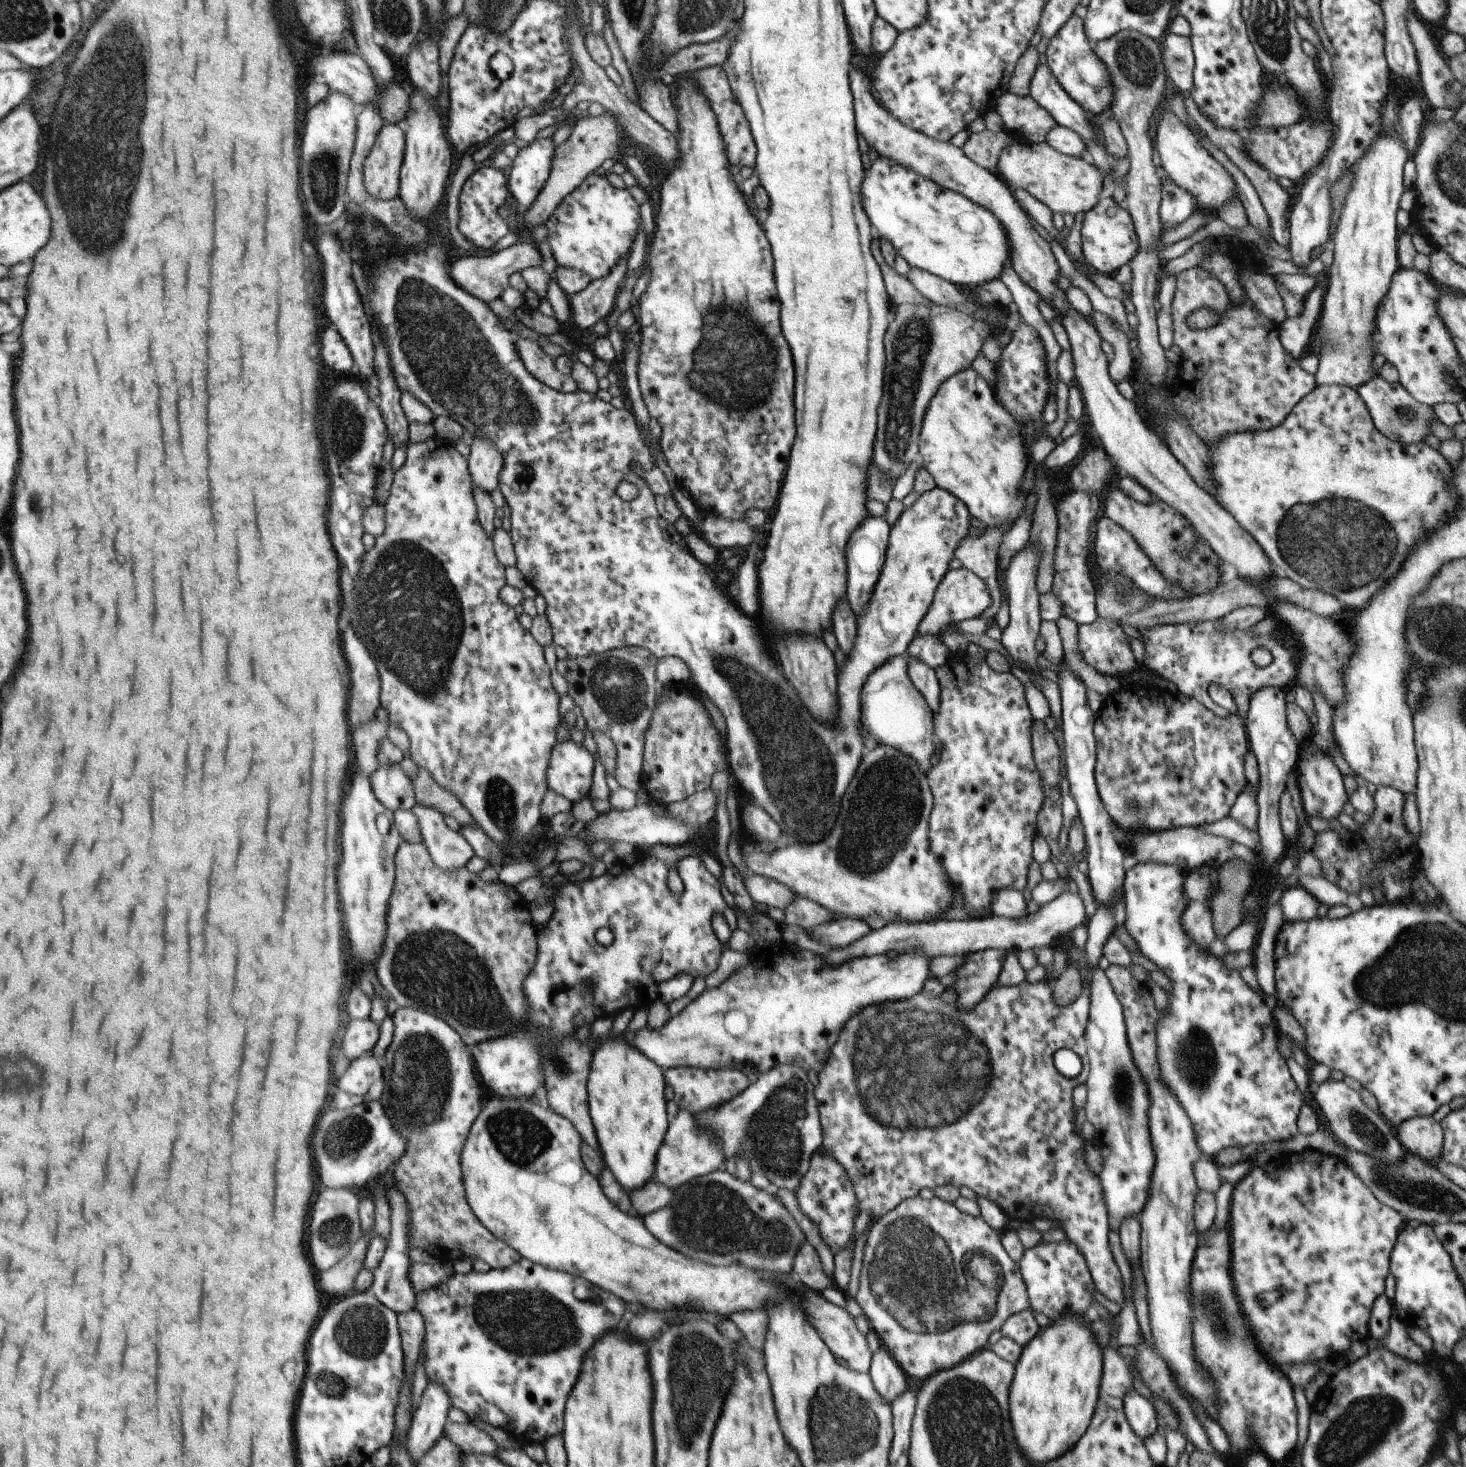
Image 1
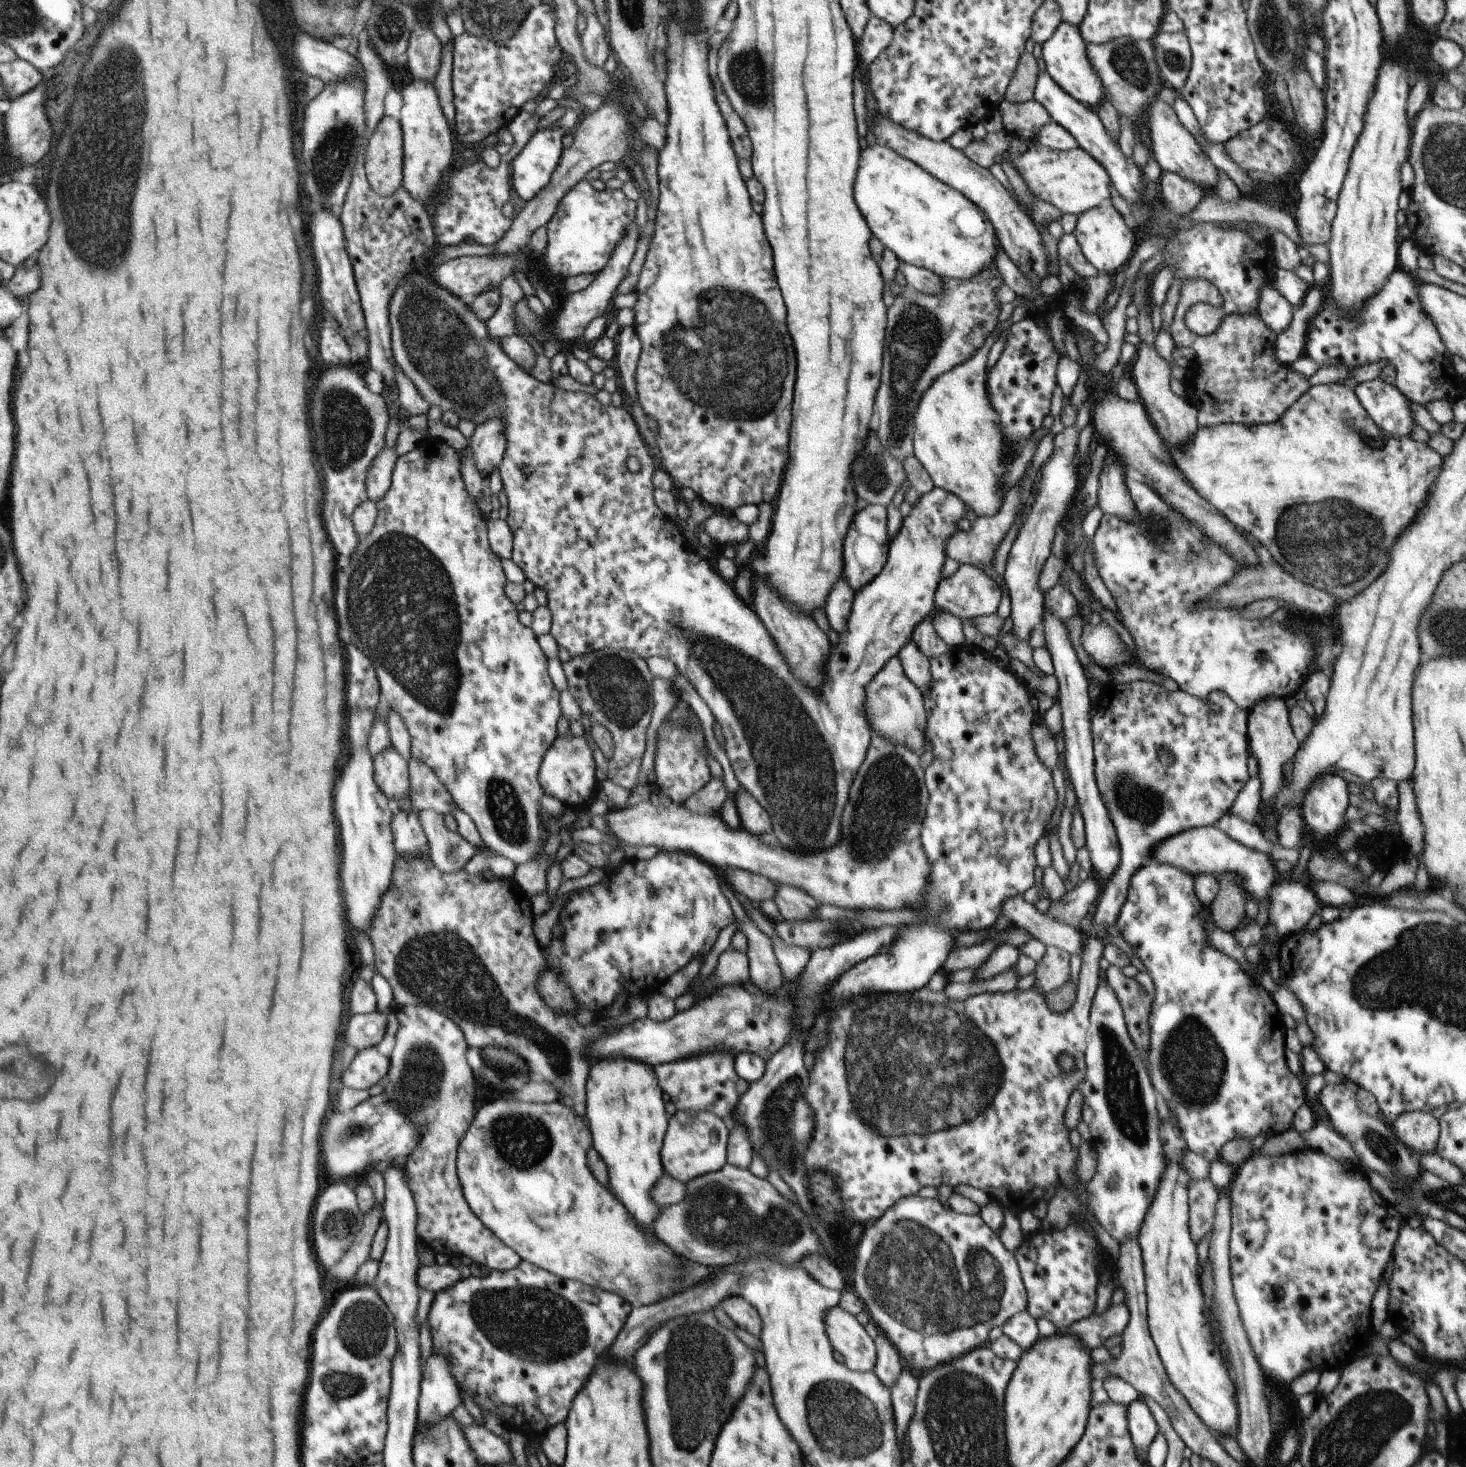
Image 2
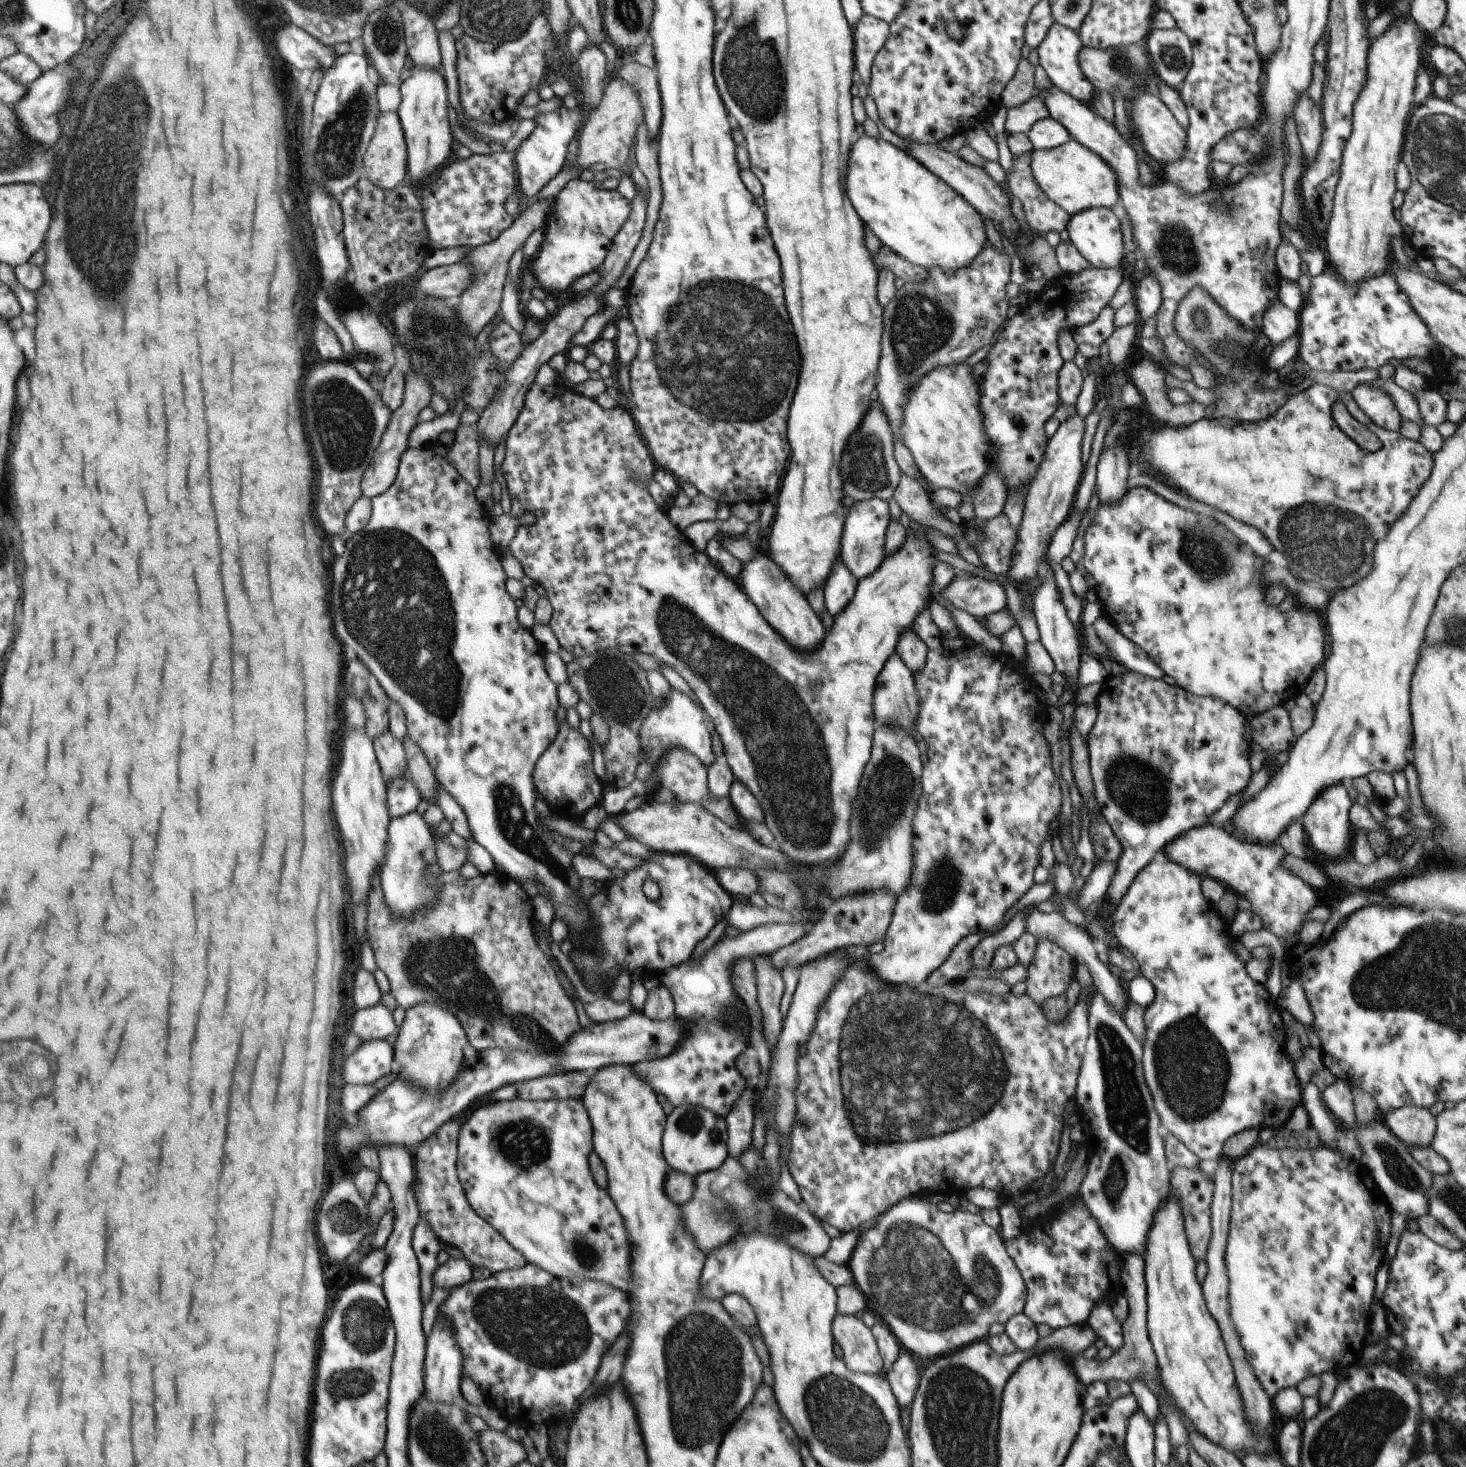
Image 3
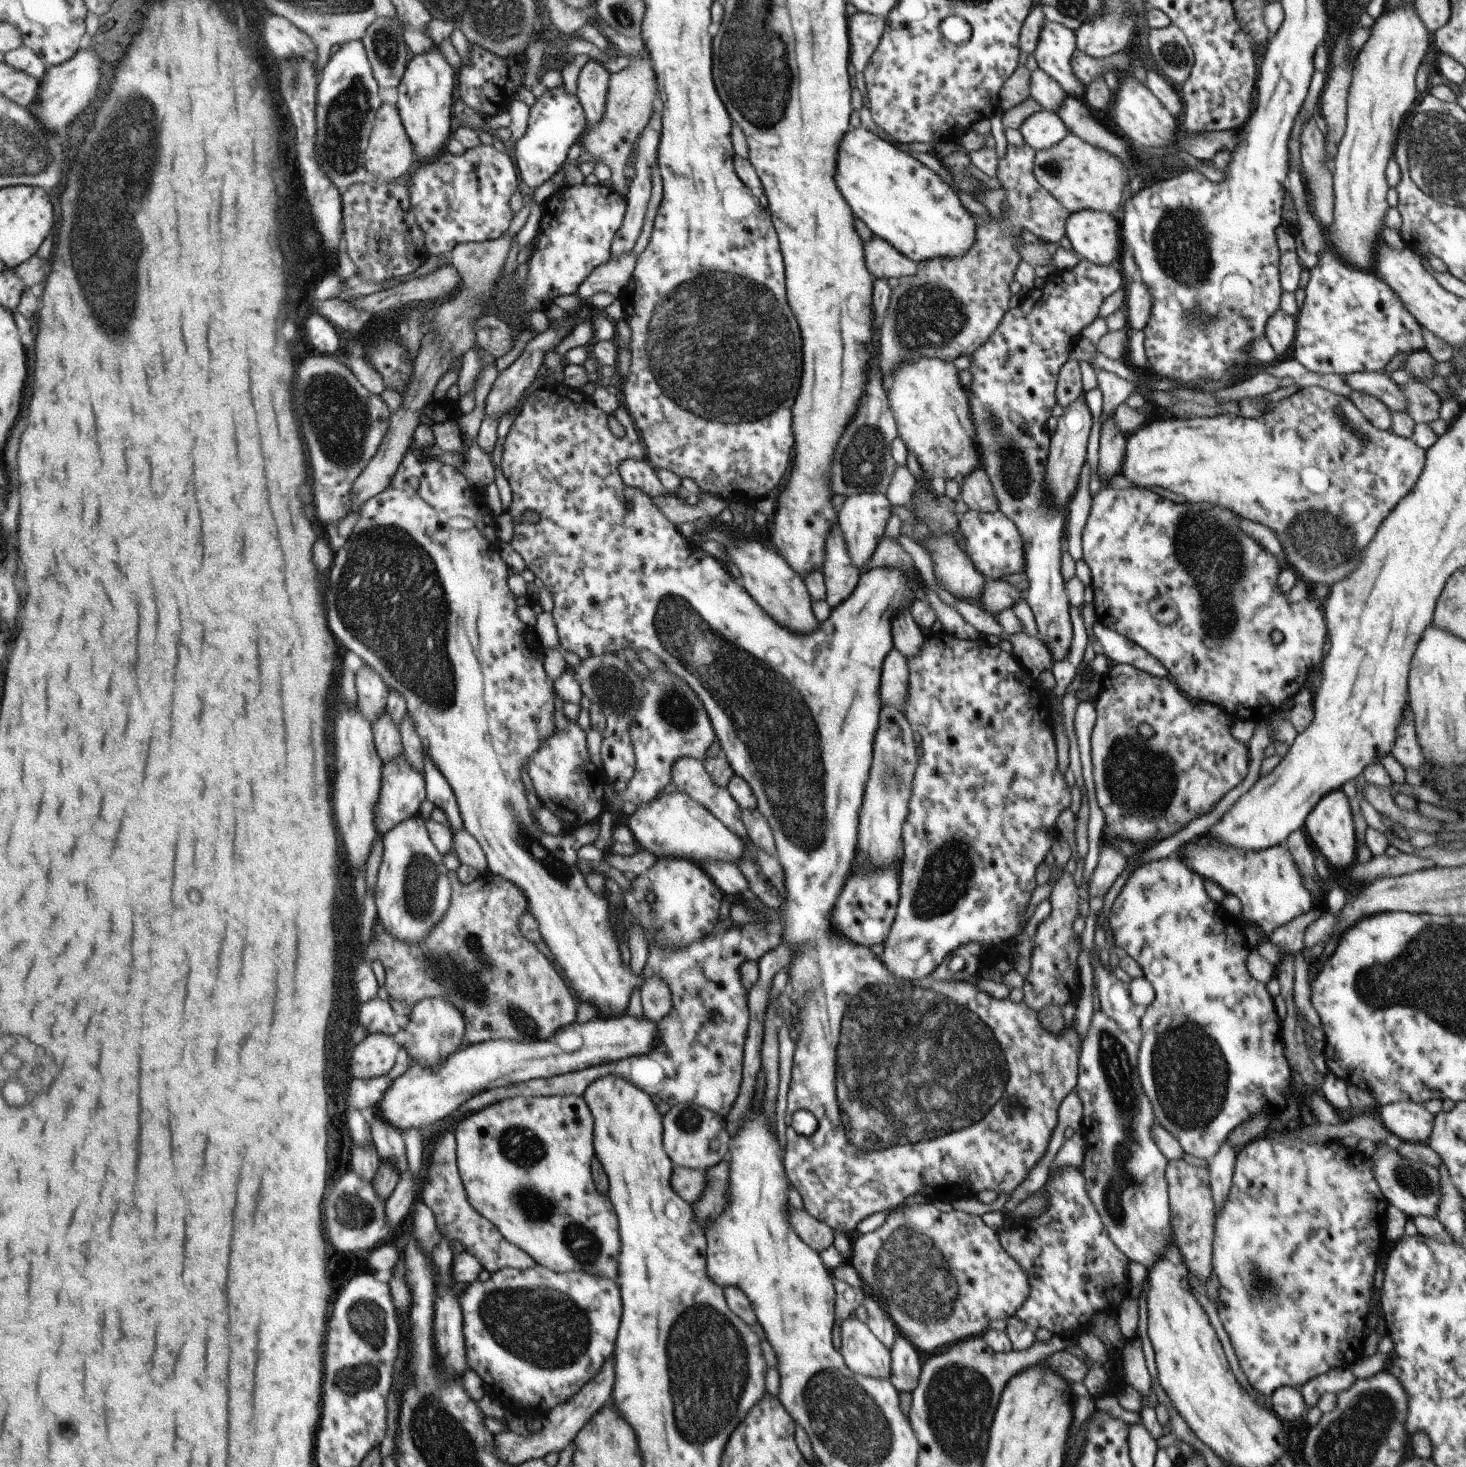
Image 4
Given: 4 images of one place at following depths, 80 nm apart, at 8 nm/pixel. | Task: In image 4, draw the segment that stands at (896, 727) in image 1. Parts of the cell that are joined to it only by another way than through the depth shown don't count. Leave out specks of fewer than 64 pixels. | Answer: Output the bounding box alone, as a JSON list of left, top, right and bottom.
[878,646,908,714]

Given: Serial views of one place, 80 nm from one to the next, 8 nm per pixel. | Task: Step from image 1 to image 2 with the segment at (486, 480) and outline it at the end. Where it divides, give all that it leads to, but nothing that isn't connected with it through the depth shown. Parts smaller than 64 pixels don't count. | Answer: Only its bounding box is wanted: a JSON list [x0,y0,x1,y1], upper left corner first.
[469,419,505,478]

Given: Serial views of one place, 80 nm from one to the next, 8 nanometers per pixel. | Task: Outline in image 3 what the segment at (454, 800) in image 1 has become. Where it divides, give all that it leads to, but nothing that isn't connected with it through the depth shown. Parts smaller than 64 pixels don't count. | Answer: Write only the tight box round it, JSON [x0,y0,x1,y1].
[403,734,440,803]

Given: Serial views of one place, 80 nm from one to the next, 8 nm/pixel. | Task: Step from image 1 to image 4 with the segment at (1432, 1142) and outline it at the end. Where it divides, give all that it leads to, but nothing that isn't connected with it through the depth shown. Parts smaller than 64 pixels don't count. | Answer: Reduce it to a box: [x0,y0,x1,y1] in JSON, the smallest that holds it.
[1379,1101,1434,1143]

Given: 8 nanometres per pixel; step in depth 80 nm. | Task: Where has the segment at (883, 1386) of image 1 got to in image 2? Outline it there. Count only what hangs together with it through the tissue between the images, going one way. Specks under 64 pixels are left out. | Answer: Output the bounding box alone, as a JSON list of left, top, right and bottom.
[871,1334,903,1392]

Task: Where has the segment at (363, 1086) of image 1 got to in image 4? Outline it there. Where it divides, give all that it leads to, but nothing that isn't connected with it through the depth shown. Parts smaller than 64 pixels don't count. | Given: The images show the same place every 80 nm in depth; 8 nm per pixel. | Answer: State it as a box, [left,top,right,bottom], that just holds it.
[349,1033,400,1079]

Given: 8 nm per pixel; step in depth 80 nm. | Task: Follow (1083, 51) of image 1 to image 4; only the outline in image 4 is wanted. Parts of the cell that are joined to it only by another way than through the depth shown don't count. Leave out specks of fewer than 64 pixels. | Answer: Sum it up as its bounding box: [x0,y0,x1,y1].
[1033,21,1084,98]

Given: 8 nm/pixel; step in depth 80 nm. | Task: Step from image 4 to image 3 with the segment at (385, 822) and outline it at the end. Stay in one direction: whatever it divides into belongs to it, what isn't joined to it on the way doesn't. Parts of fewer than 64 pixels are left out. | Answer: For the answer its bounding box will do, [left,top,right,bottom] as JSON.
[388,773,422,818]

